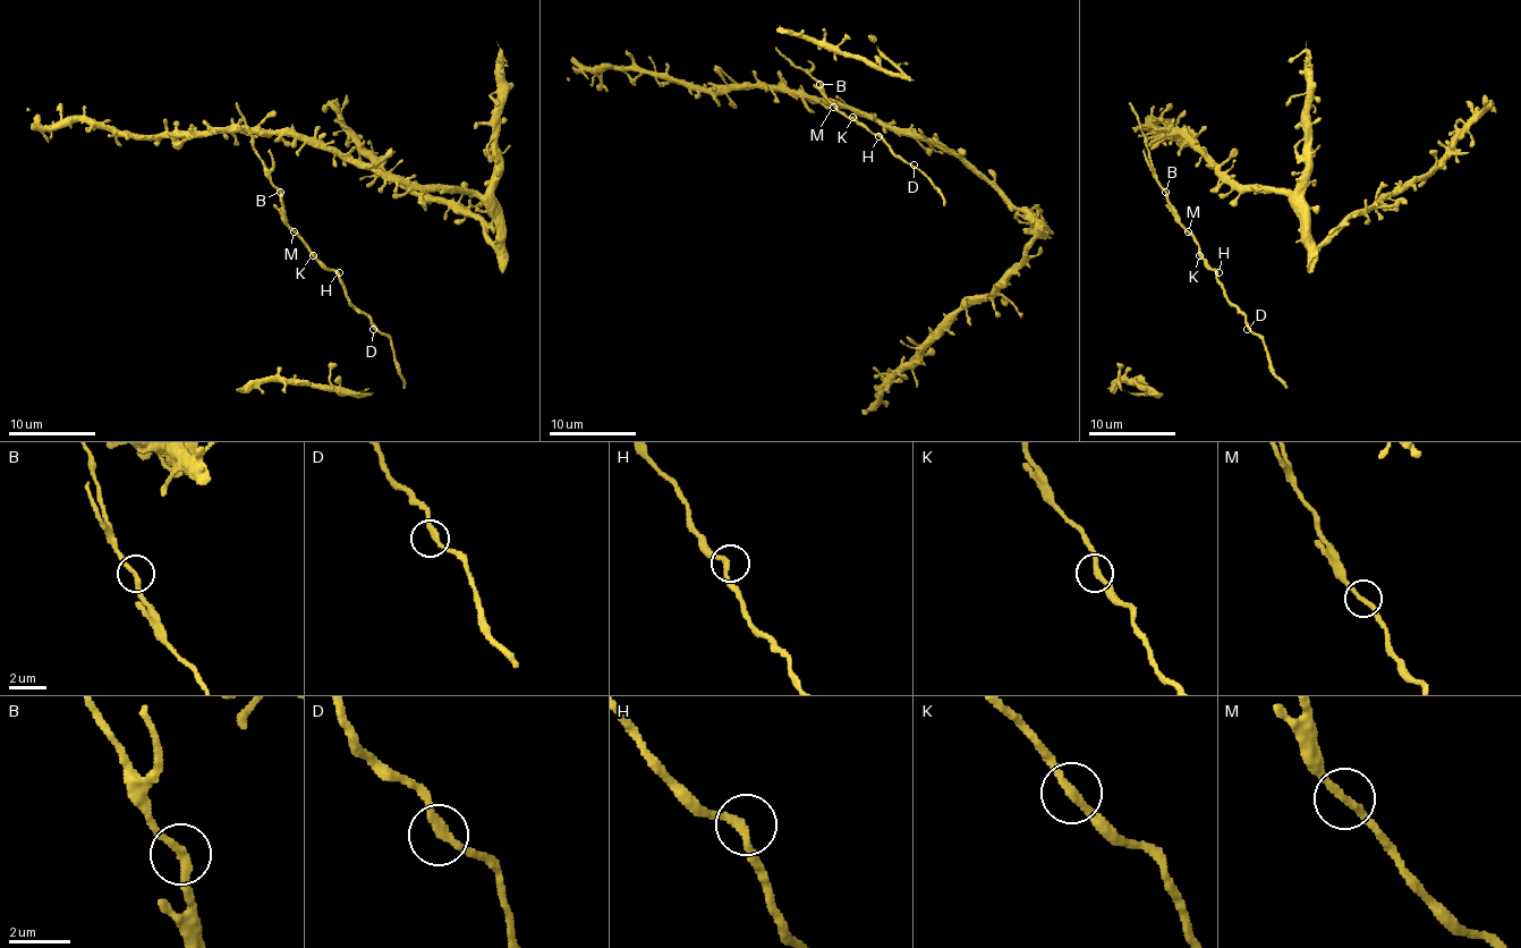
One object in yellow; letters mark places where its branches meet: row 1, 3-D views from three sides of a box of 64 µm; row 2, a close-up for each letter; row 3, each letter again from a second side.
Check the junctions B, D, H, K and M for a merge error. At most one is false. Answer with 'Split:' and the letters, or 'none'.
Split: none

